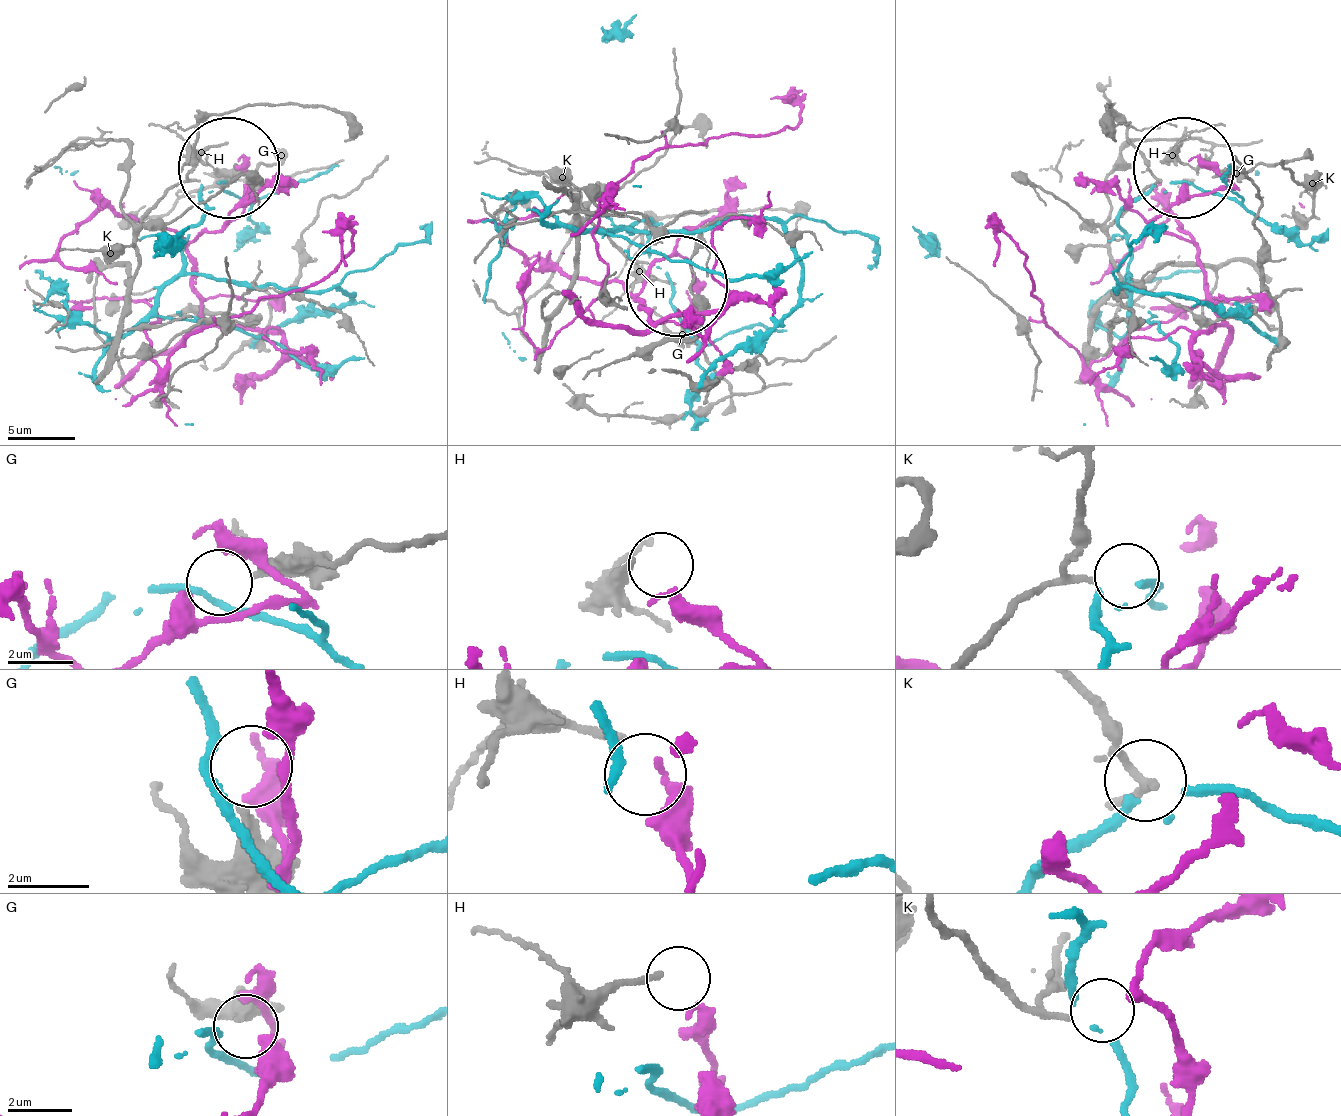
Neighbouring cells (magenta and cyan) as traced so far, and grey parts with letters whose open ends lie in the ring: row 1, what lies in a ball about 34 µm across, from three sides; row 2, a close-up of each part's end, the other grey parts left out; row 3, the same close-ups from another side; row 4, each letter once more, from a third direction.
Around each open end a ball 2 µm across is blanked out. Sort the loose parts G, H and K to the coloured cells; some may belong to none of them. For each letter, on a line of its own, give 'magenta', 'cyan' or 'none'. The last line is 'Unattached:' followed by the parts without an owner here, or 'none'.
G: cyan
H: magenta
K: none
Unattached: K

